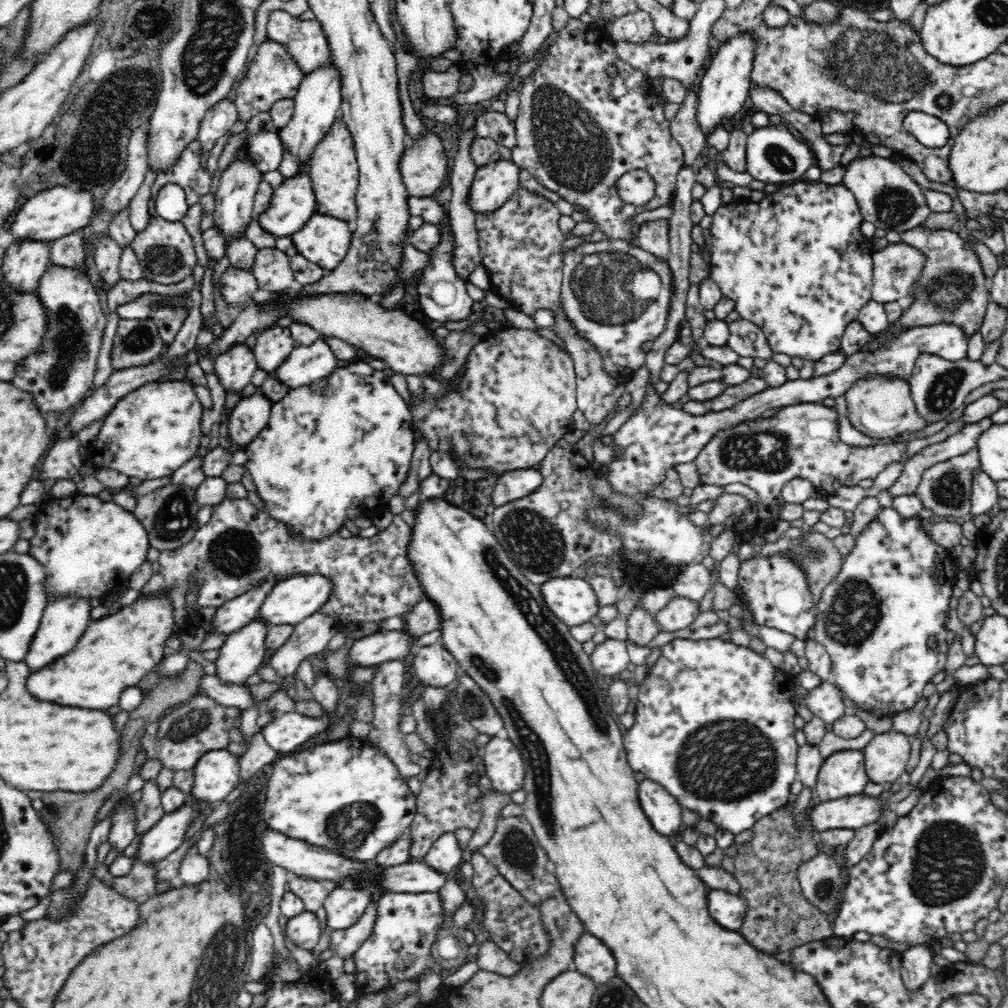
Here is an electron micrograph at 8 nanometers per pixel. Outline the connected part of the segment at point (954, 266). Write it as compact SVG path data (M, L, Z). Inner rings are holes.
M920 226L900 234L902 241L924 254L924 266L914 286L913 302L904 310L897 326L904 329L935 324L956 325L966 340L979 332L990 304L990 280L984 275L974 248L953 230L927 230Z

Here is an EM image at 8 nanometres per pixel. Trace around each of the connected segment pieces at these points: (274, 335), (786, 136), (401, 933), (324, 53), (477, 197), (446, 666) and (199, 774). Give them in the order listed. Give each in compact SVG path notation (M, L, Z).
M276 324L257 334L253 353L259 368L273 374L295 347L296 342L292 338L289 326Z
M768 127L754 129L747 136L748 173L756 180L772 184L792 184L804 179L804 173L812 167L812 155L805 143L798 141L786 129Z
M384 892L375 899L376 920L373 932L353 956L358 994L385 991L400 980L416 980L426 968L442 975L447 973L430 954L444 924L438 893Z
M283 9L274 10L269 16L267 38L286 47L288 54L292 55L294 61L298 63L298 67L300 67L300 71L302 71L302 78L331 60L328 39L326 39L326 35L324 35L322 25L316 19L296 19Z
M504 159L480 167L469 191L468 205L473 214L488 216L500 210L520 189L520 170L513 161Z
M440 642L421 647L410 661L413 675L428 687L448 687L458 676L457 661Z
M226 749L206 752L199 758L192 768L194 785L191 794L195 799L200 799L208 804L215 804L224 800L238 784L240 769L238 768L239 757Z

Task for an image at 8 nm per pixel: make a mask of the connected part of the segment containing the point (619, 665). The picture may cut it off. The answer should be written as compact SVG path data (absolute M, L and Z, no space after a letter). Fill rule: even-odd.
M607 637L602 644L598 644L589 658L593 668L601 677L620 675L631 663L627 642L610 637Z

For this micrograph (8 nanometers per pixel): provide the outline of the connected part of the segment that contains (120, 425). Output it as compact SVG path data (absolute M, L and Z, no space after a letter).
M168 379L152 381L128 392L103 420L97 435L89 444L89 451L82 454L83 462L96 470L111 468L116 472L142 480L170 477L181 466L195 456L200 448L200 419L202 403L196 397L191 383L186 380Z

